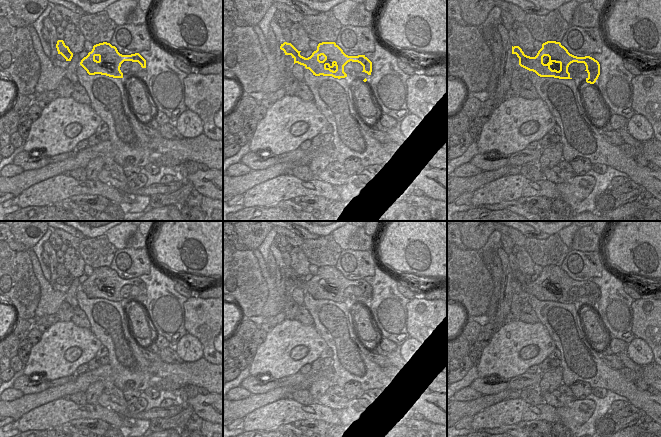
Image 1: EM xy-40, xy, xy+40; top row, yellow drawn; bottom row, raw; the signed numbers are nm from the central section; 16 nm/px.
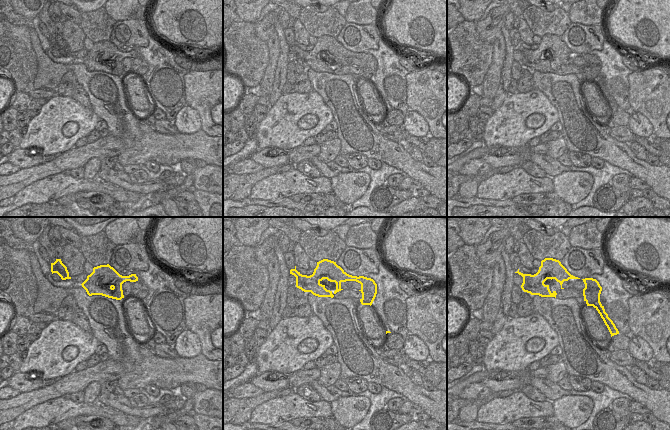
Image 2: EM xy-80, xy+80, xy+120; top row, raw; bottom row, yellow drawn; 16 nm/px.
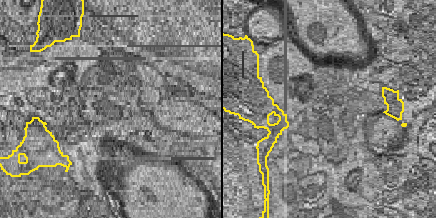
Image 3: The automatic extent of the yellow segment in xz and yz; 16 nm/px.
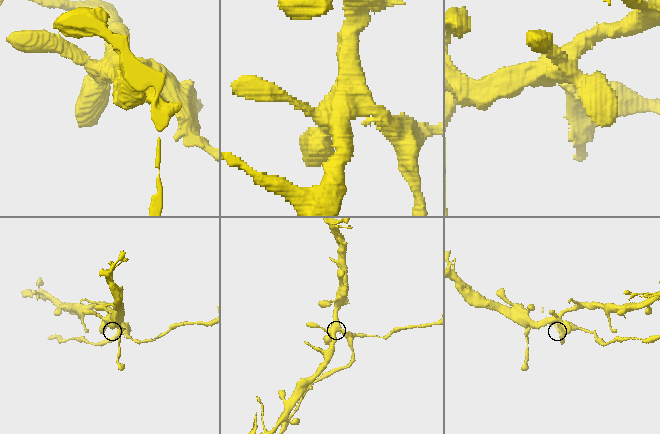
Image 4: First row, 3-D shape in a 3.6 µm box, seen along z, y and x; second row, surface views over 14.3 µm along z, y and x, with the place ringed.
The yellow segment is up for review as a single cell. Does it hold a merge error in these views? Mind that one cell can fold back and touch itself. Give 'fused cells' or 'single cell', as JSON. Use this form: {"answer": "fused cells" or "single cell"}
{"answer": "fused cells"}

